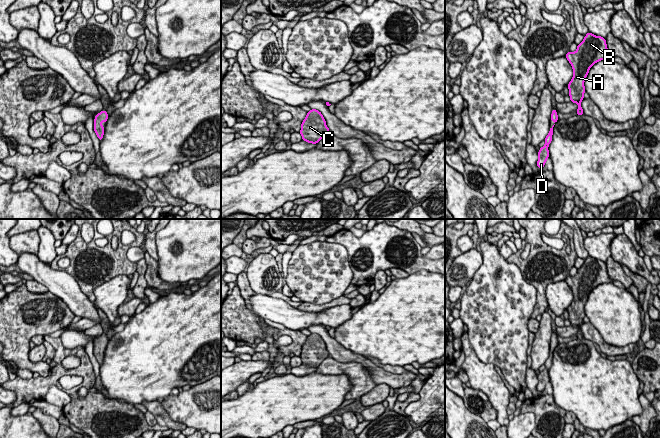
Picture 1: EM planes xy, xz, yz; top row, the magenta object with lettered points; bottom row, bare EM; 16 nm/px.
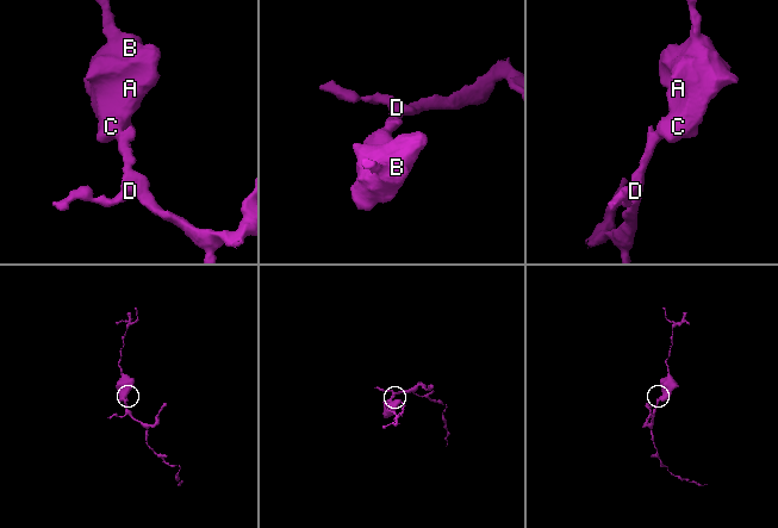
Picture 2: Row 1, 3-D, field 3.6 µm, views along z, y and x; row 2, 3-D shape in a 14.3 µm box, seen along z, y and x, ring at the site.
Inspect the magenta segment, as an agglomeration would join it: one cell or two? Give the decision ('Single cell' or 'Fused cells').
Single cell

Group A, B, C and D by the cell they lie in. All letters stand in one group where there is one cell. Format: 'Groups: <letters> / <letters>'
Groups: A B C D

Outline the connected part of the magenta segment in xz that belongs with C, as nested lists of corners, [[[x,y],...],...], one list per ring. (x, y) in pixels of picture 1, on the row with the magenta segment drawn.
[[[311,109],[307,112],[305,119],[302,121],[300,134],[302,140],[317,144],[325,134],[330,130],[326,125],[325,118],[320,111]]]

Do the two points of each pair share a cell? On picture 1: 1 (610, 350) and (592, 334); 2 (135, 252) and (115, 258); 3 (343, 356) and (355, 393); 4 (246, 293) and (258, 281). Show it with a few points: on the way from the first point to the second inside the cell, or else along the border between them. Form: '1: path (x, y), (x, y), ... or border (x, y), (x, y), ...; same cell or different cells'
1: path (606, 348), (596, 338); same cell
2: border (139, 246), (131, 246), (128, 249), (129, 261); different cells
3: border (330, 355), (341, 362), (359, 362), (368, 369); different cells
4: border (245, 273), (249, 286), (256, 293); different cells

